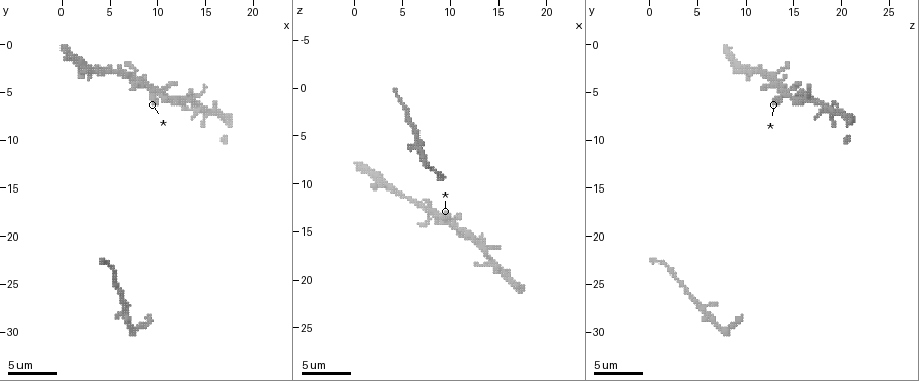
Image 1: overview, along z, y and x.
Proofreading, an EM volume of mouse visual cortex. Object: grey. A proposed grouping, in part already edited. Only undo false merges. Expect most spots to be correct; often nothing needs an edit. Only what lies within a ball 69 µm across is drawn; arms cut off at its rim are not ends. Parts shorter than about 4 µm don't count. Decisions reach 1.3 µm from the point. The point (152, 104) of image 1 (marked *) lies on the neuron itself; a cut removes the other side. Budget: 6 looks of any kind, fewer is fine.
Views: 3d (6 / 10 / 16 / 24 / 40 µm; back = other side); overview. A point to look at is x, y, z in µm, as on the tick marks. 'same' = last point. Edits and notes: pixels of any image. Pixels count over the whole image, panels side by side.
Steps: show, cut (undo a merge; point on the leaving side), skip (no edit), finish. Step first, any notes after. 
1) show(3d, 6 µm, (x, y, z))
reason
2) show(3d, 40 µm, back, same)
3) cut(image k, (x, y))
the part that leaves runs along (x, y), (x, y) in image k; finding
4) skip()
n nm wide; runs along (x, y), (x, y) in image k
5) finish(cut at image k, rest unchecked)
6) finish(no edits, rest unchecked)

show(3d, 6 µm, (10.0, 4.4, 14.0))
thin arm on a thick one

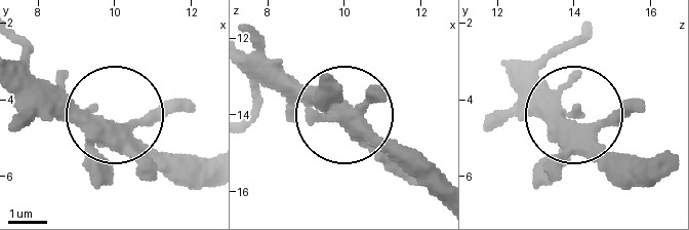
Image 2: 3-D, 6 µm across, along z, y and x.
show(3d, 6 µm, back, (9.75, 4.65, 13.85))

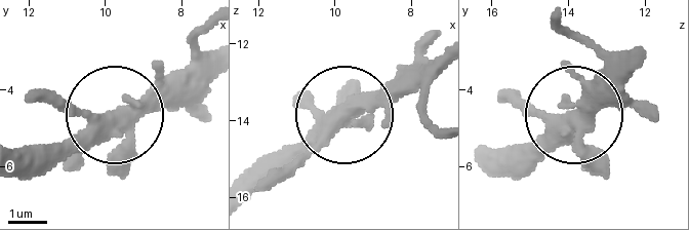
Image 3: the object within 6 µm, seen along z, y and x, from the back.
skip()
side arm 12 µm; runs along (125, 174), (122, 127), (106, 118), (50, 163) in image 3; all the same neuron

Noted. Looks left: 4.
show(3d, 16 µm, (14.0, 6.0, 17.6))
three-way junction

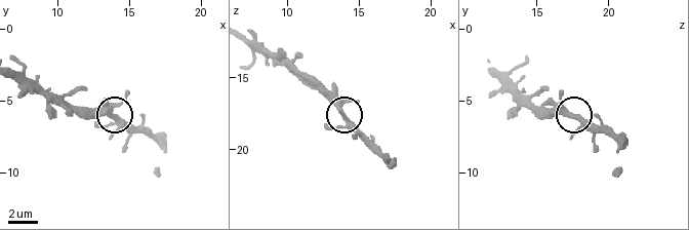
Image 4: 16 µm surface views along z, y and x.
skip()
continuous, no second neuron

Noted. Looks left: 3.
show(3d, 16 µm, (6.6, 26.8, 4.8))
calibre changes

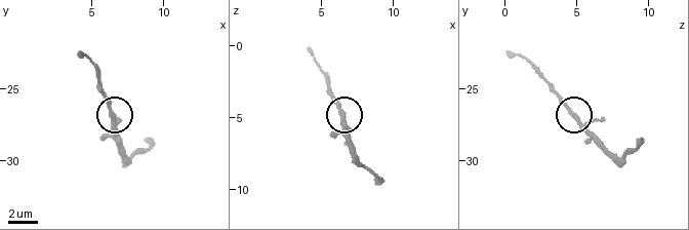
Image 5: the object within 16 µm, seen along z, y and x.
skip()
240 nm wide; all the same neuron

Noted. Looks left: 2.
finish(no edits, rest unchecked)

